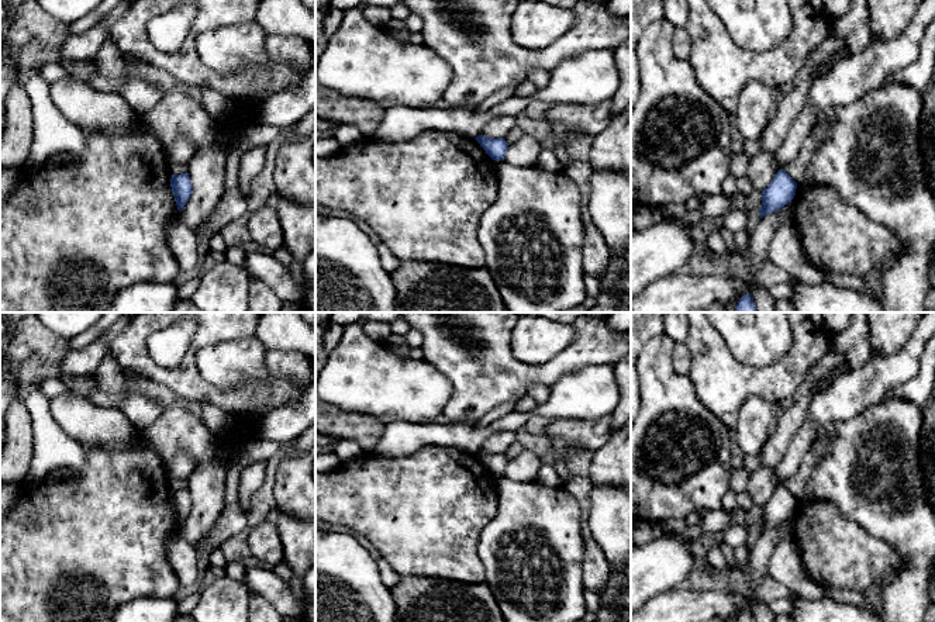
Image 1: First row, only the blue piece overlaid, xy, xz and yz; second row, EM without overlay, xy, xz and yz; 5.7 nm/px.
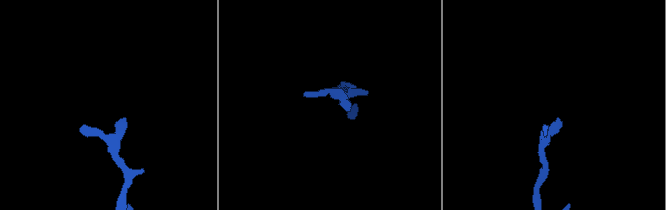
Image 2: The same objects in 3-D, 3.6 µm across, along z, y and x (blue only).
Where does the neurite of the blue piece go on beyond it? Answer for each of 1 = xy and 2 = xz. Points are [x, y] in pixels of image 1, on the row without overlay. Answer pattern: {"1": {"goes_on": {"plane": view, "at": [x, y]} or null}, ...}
{"1": {"goes_on": null}, "2": {"goes_on": null}}

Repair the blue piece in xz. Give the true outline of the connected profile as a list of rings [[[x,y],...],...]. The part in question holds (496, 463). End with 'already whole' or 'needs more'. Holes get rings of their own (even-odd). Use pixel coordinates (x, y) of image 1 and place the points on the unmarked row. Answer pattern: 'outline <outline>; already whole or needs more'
outline [[[479,450],[475,455],[480,459],[480,462],[493,476],[504,476],[508,463],[508,459],[504,456],[504,453],[487,453]]]; already whole

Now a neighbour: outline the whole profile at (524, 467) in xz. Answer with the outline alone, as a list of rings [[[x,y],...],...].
[[[522,450],[514,459],[508,460],[504,477],[517,483],[535,481],[542,466],[542,460],[531,450]]]

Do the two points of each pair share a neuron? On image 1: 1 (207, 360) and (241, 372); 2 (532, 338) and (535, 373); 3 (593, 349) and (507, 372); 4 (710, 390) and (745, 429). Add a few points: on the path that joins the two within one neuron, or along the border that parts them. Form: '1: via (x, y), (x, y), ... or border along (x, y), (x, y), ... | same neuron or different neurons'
1: via (216, 363), (233, 365) | same neuron
2: border along (510, 345), (534, 365), (563, 348) | different neurons
3: via (572, 358), (548, 373), (528, 373) | same neuron
4: border along (756, 394), (751, 394), (742, 404), (734, 429) | different neurons

